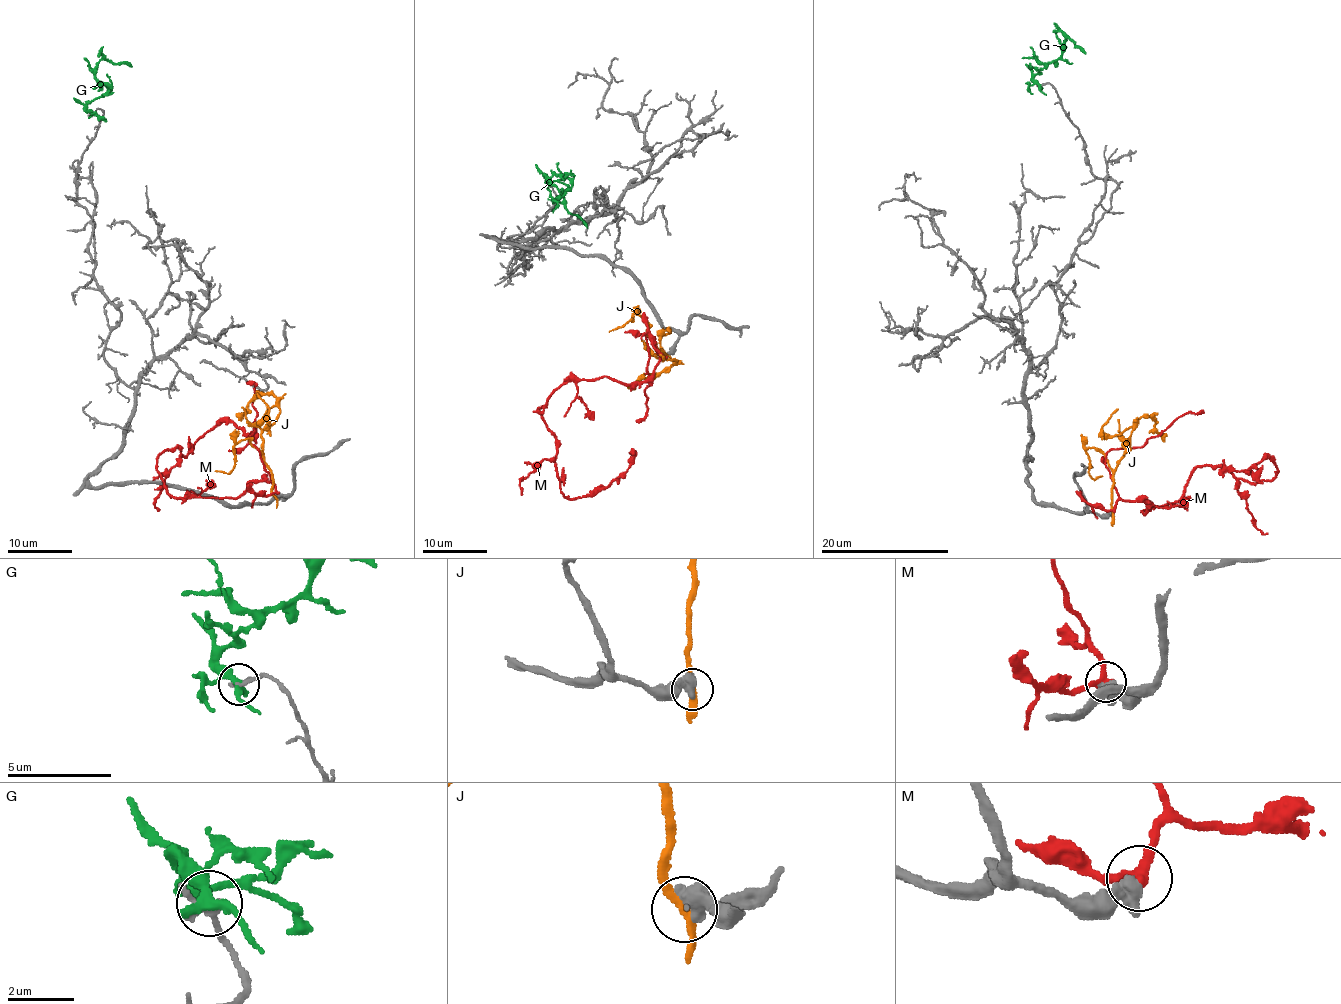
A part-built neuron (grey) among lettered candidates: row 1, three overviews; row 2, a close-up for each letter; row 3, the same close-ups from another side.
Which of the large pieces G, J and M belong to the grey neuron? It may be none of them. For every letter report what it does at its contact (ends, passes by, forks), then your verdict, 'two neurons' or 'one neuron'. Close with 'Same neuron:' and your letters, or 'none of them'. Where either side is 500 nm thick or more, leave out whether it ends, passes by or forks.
G: it forks; two neurons
J: two neurons
M: one neuron
Same neuron: M

